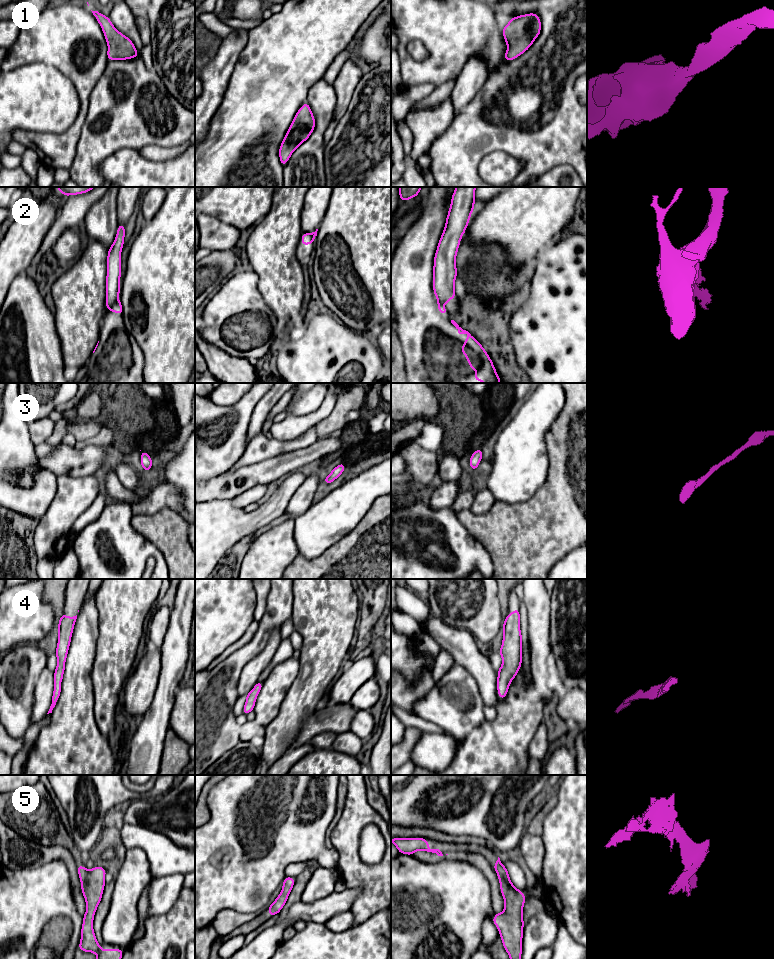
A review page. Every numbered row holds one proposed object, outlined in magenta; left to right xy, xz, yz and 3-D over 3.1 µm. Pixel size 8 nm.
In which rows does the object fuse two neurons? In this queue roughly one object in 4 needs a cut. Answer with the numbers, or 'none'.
2

